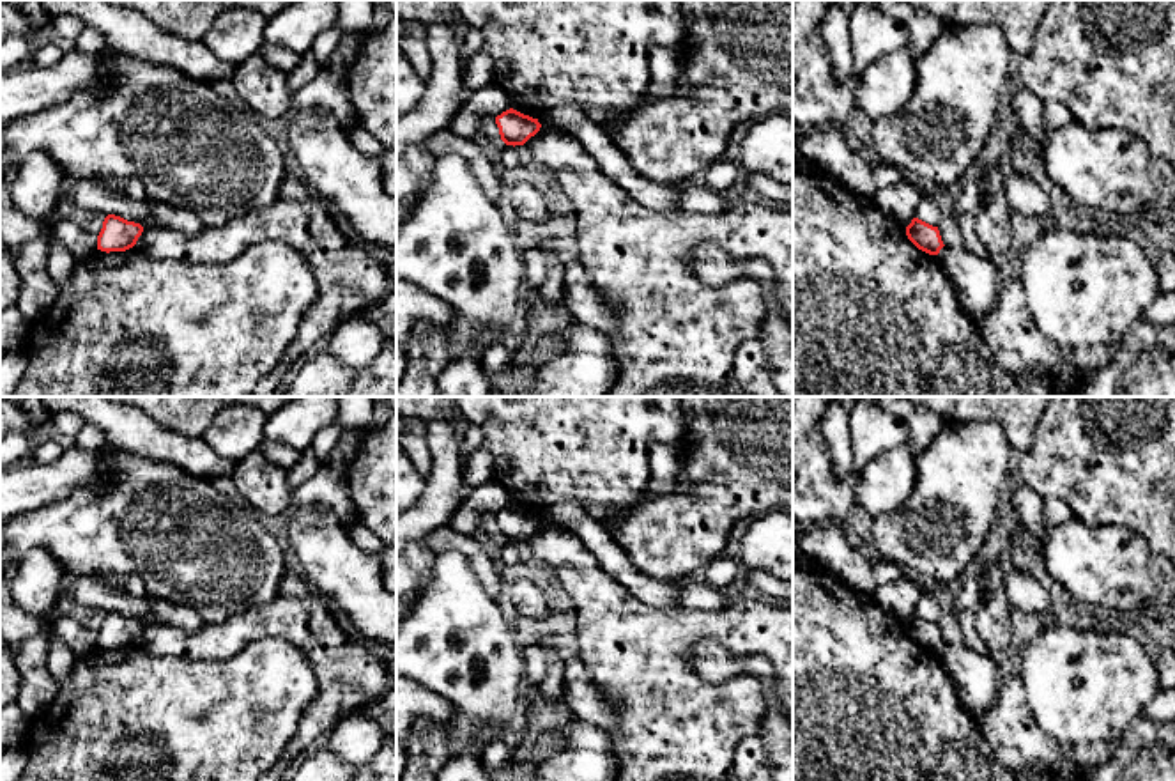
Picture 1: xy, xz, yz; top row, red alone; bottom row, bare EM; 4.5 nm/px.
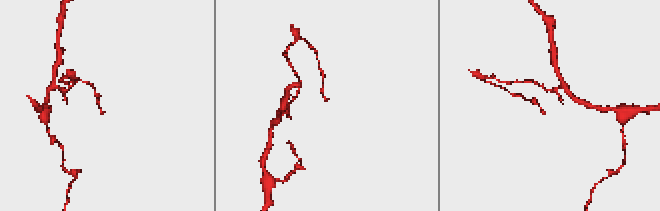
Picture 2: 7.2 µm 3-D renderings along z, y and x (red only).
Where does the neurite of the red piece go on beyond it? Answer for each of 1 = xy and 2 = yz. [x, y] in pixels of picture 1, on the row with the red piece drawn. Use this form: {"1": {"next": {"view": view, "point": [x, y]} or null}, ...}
{"1": {"next": null}, "2": {"next": null}}

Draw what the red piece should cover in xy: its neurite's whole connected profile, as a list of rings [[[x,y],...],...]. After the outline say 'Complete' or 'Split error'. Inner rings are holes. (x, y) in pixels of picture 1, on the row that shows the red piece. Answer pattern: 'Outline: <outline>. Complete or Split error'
Outline: [[[108,214],[97,236],[97,250],[106,253],[126,251],[136,244],[142,232],[143,227],[140,223],[127,221],[115,214]]]. Complete

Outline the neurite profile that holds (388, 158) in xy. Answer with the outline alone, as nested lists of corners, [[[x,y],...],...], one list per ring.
[[[388,149],[377,158],[382,170],[382,188],[389,197],[396,197],[396,149]]]

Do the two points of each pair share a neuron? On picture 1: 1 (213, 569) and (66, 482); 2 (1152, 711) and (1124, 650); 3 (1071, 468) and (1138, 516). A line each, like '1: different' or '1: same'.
1: different
2: different
3: same

